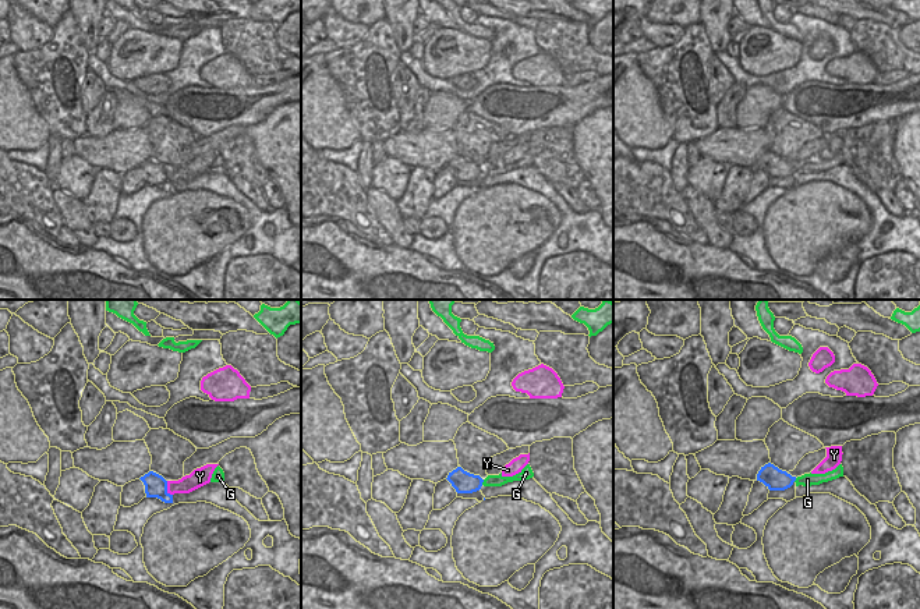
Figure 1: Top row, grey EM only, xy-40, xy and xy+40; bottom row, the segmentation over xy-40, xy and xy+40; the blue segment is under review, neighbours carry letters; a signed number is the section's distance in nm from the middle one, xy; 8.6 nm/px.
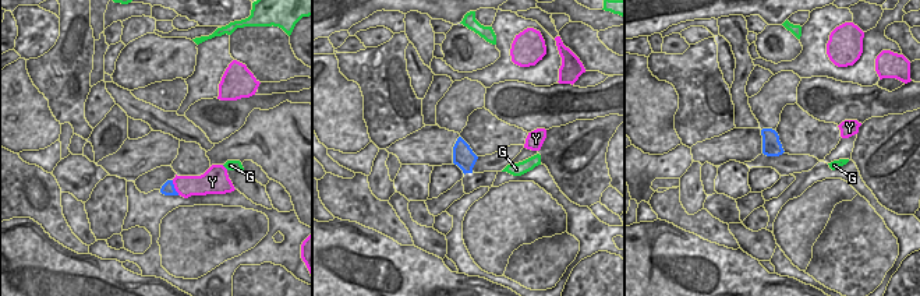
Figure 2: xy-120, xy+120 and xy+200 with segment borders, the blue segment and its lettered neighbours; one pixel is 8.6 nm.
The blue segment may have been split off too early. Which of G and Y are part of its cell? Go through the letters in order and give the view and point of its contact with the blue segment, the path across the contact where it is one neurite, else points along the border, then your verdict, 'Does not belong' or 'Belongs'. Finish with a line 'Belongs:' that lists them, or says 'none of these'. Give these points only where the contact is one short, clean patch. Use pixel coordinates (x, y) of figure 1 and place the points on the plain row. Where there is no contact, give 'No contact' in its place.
G: Touches blue at xy (482, 169). Boundary: xy (484, 167), (481, 172). Does not belong
Y: Touches blue at xy-40 (166, 176). Does not belong
Belongs: none of these

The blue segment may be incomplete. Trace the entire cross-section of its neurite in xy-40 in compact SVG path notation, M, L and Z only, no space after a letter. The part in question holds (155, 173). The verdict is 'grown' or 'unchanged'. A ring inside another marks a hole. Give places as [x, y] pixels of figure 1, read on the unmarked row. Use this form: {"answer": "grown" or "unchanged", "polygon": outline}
{"answer": "unchanged", "polygon": "M149 159L139 167L145 173L146 185L158 185L164 191L173 191L173 183L167 180L167 169L162 163Z"}

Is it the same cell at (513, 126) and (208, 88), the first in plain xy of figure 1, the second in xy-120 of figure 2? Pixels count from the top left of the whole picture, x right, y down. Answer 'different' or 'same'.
different

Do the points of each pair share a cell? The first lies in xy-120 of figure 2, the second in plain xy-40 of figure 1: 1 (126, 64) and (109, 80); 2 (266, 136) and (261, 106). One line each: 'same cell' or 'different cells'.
1: different cells
2: different cells

